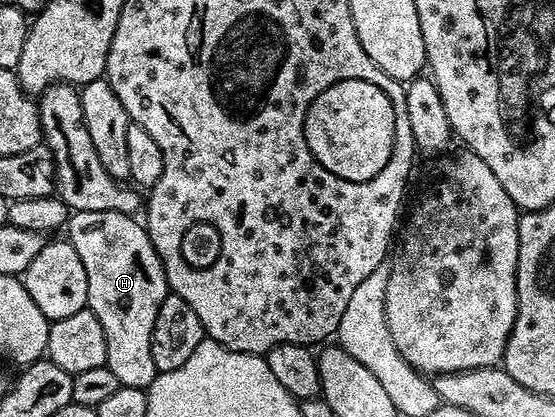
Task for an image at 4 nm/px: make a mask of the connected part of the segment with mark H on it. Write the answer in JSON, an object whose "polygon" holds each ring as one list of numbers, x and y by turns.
{"polygon":[[78,211,69,218,67,231,67,242,74,245,86,268,87,310,98,317,102,333,106,333,106,366,118,377,121,387,146,389,158,374,154,357,150,357,154,317,158,317,164,296,169,294,160,258,147,230,143,222,117,211]]}

